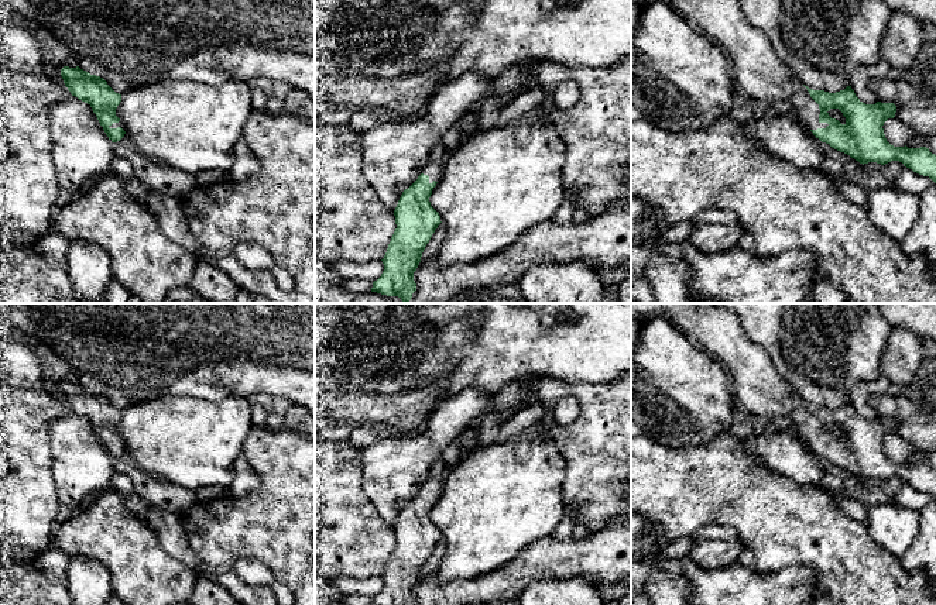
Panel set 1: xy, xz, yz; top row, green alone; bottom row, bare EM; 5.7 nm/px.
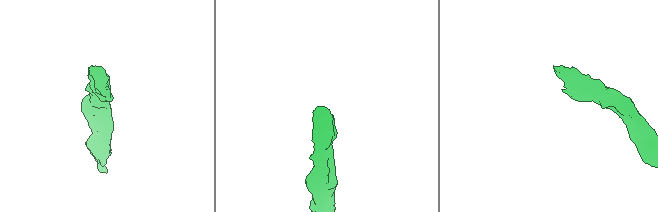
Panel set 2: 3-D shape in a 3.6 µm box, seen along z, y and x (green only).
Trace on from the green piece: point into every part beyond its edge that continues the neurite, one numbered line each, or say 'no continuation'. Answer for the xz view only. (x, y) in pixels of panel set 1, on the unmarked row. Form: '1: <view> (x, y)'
1: xz (434, 485)

